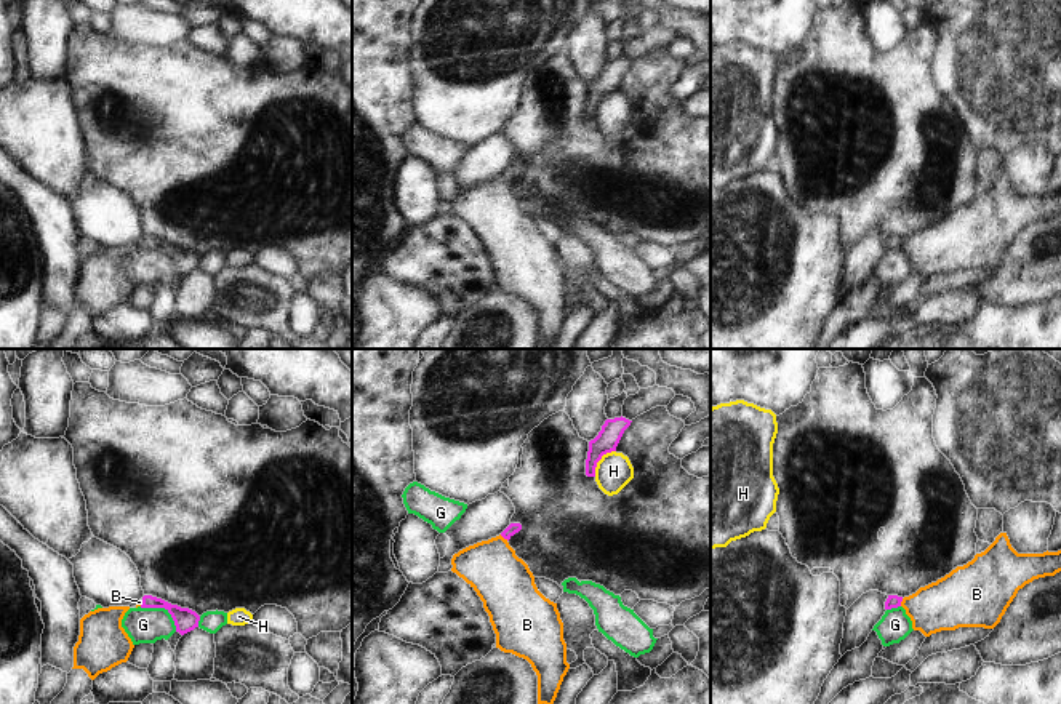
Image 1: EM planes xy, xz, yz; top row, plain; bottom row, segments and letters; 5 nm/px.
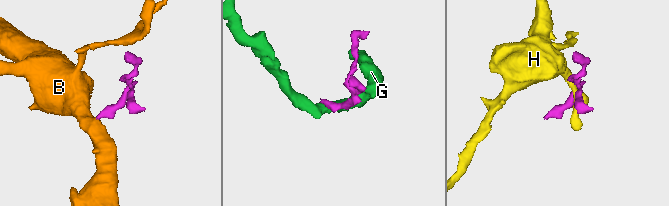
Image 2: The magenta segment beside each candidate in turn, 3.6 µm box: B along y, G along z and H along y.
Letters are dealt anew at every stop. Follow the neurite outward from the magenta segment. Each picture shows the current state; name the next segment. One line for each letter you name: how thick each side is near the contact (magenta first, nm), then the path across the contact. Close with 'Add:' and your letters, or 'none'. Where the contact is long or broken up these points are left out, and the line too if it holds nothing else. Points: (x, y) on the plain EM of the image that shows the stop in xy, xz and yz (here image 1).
B: calibres 60 and 280 nm; way xz (512, 170), (504, 180), (503, 223)
Add: B

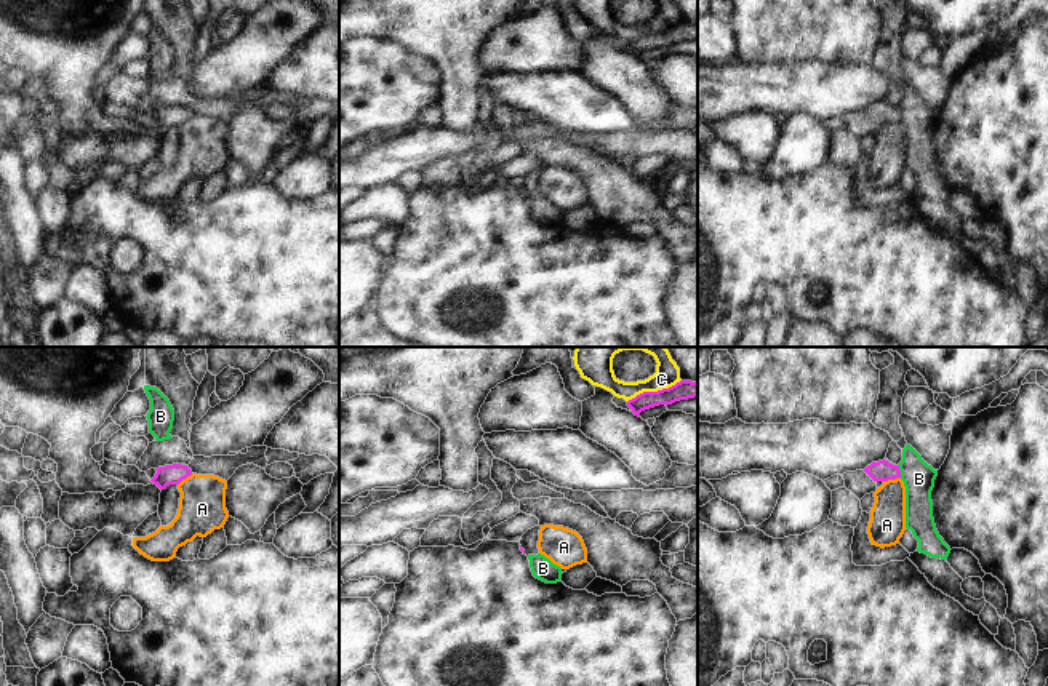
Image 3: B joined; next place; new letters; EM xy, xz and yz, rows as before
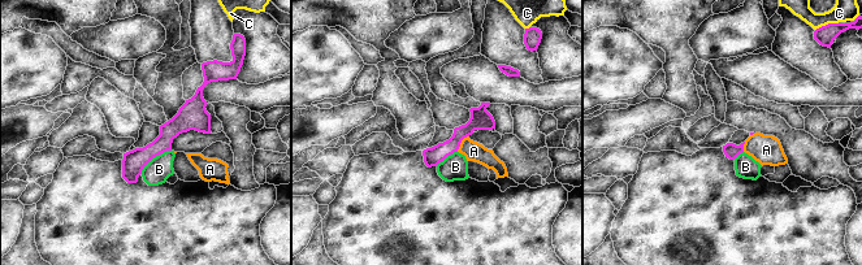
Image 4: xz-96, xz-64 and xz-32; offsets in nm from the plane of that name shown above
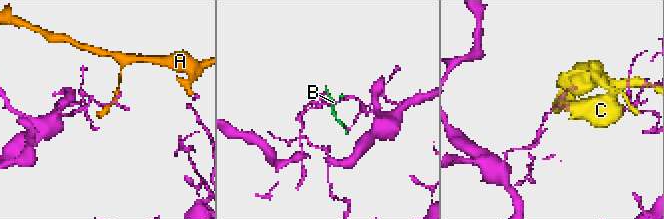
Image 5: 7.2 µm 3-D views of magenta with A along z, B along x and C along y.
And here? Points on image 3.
Add: none

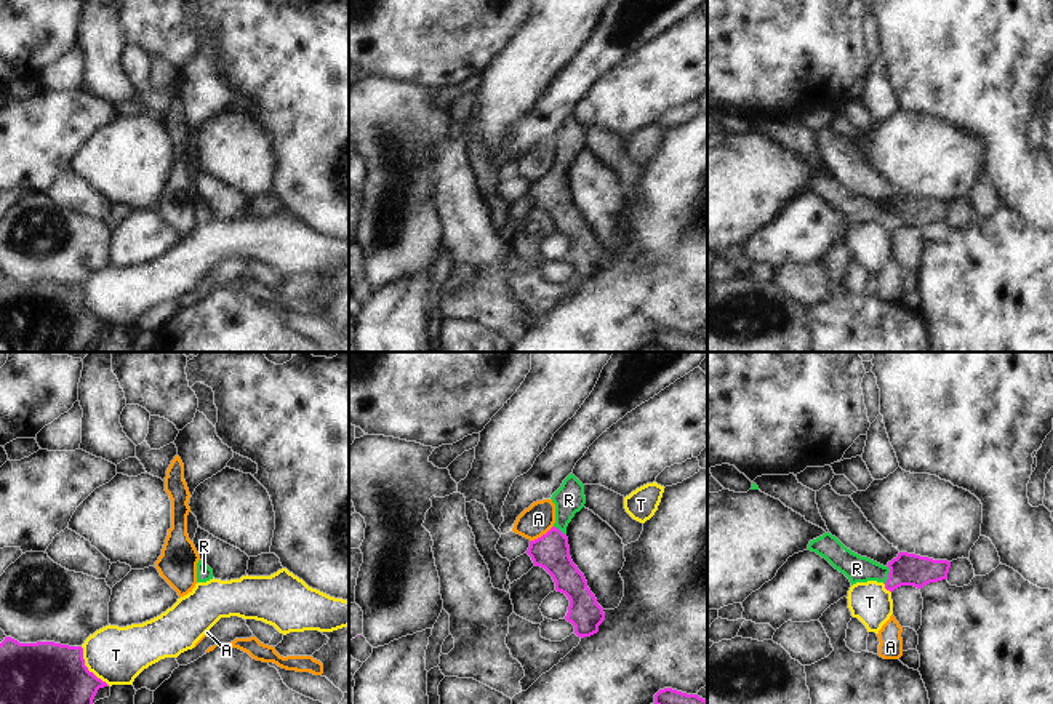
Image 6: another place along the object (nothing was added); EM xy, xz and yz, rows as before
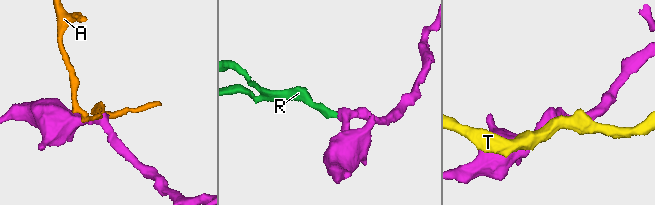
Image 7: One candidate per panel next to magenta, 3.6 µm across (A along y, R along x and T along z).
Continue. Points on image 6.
R: calibres 160 and 140 nm; way yz (908, 210), (888, 216), (856, 210)
Add: R

